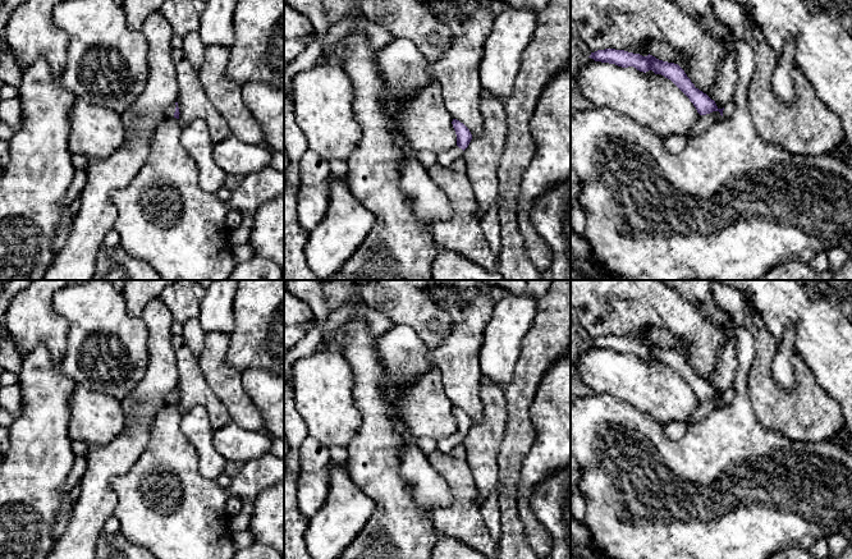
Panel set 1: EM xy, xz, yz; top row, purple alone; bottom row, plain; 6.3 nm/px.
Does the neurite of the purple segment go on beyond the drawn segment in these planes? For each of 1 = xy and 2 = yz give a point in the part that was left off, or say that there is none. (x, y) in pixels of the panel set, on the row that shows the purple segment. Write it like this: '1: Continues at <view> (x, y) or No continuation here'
1: Continues at xy (169, 111)
2: Continues at yz (729, 109)

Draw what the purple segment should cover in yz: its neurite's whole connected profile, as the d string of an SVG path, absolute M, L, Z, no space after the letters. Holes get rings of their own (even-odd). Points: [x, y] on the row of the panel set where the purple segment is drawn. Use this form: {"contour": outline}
{"contour": "M615 49L597 50L591 52L588 58L595 61L615 64L622 68L633 67L643 73L652 70L655 74L664 75L690 98L700 115L719 111L722 116L729 118L736 111L734 101L730 101L723 109L719 109L714 100L695 87L678 64L659 60L650 54L647 56L642 56L640 54Z"}

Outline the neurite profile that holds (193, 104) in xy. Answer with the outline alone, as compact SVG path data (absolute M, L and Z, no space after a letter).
M183 47L171 49L171 58L178 79L179 122L188 124L201 119L207 124L211 141L221 142L232 133L224 116L210 102L198 72L191 65Z

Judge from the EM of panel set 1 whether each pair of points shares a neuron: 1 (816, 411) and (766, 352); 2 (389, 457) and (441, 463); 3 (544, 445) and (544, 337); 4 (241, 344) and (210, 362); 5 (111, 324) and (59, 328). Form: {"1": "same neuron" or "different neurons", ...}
{"1": "same neuron", "2": "different neurons", "3": "different neurons", "4": "different neurons", "5": "different neurons"}

